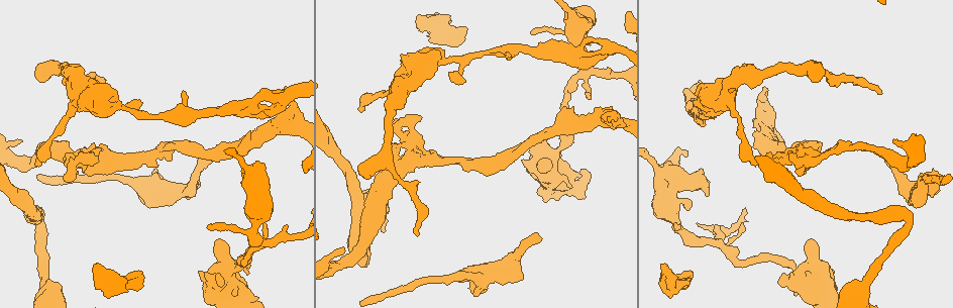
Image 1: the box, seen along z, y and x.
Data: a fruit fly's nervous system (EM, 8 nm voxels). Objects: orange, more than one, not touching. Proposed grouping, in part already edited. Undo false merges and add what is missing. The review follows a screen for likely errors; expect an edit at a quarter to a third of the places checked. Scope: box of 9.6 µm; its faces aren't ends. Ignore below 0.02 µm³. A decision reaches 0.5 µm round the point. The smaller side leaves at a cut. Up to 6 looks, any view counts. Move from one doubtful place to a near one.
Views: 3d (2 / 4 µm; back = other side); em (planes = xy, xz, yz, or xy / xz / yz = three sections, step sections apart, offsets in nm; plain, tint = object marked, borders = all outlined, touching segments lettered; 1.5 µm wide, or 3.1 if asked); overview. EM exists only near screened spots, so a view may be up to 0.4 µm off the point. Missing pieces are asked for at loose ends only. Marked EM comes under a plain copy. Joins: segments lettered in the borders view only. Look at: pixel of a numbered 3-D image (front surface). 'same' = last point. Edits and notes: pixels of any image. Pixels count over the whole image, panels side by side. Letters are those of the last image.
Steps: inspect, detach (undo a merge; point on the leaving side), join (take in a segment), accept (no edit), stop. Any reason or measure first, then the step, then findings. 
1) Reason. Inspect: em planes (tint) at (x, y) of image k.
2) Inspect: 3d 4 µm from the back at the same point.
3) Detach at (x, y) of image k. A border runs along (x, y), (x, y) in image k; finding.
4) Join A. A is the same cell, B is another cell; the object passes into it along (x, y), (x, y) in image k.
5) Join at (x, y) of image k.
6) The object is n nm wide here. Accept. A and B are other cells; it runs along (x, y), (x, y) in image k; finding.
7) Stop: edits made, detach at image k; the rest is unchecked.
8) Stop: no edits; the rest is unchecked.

Inspect: 3d 4 µm from the back at (418, 25) of image 1.

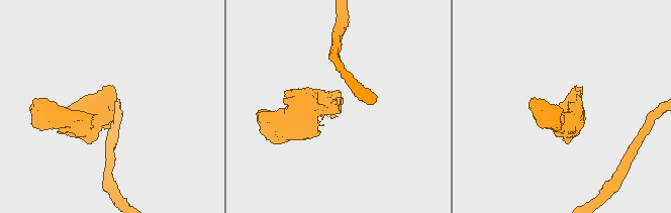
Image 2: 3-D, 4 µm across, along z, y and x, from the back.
Inspect: em planes (tint) at (337, 106) of image 2.

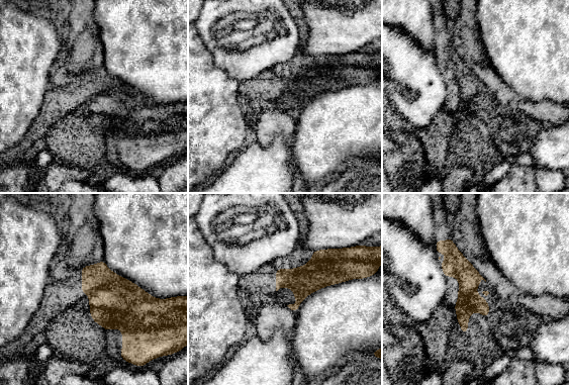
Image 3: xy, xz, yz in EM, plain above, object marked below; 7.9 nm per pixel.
Inspect: em planes (borders) at the same point.

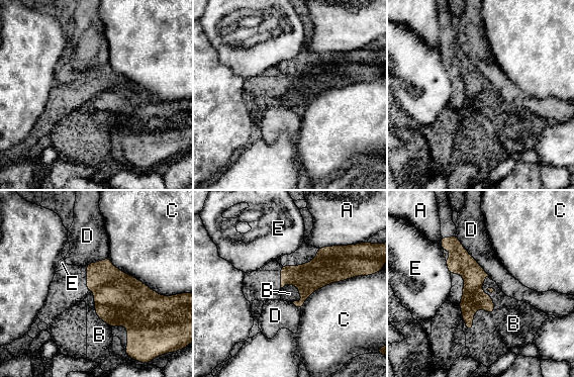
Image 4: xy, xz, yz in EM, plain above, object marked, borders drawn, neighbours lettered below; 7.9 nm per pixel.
Join B. B is the same cell, A, C, D and E are other cells; the object passes into it along (473, 295), (492, 314), (513, 323) in image 4; it goes on there.

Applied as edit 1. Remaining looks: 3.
Inspect: overview.

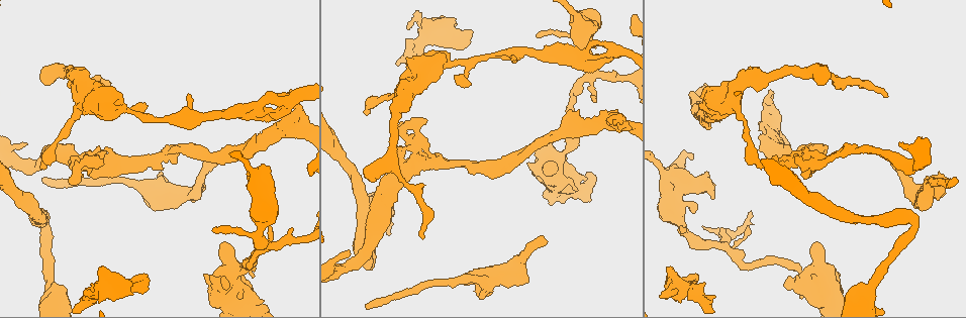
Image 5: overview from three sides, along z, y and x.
Calibre changes. Inspect: 3d 2 µm at (299, 107) of image 5.

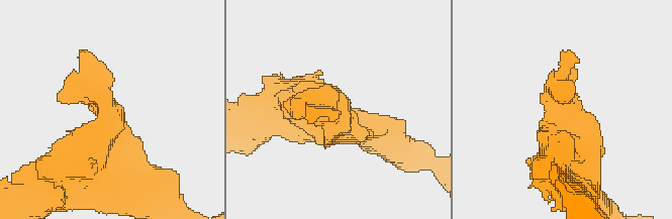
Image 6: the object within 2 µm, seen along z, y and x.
Inspect: em planes (borders) at (107, 112) of image 6.

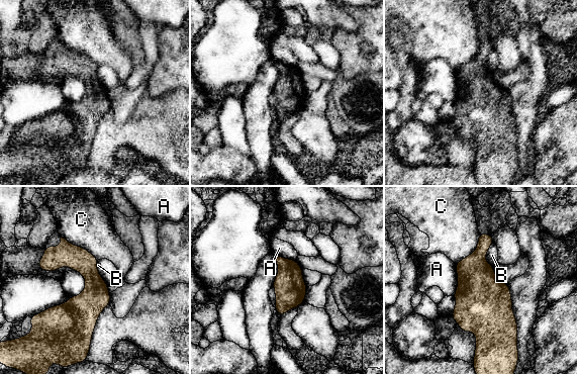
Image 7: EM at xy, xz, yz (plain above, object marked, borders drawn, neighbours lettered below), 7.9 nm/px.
The longest contact is with C, 320 nm. Accept. A, B and C are other cells; a border runs along (493, 242), (485, 257), (492, 266) in image 7; all the same cell.

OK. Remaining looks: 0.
Stop: edits made, join at image 4; the rest is unchecked.

